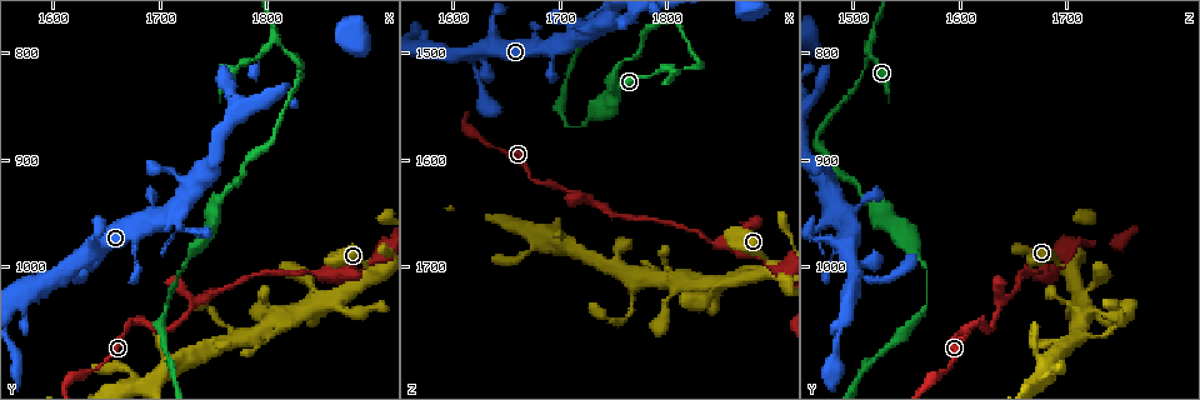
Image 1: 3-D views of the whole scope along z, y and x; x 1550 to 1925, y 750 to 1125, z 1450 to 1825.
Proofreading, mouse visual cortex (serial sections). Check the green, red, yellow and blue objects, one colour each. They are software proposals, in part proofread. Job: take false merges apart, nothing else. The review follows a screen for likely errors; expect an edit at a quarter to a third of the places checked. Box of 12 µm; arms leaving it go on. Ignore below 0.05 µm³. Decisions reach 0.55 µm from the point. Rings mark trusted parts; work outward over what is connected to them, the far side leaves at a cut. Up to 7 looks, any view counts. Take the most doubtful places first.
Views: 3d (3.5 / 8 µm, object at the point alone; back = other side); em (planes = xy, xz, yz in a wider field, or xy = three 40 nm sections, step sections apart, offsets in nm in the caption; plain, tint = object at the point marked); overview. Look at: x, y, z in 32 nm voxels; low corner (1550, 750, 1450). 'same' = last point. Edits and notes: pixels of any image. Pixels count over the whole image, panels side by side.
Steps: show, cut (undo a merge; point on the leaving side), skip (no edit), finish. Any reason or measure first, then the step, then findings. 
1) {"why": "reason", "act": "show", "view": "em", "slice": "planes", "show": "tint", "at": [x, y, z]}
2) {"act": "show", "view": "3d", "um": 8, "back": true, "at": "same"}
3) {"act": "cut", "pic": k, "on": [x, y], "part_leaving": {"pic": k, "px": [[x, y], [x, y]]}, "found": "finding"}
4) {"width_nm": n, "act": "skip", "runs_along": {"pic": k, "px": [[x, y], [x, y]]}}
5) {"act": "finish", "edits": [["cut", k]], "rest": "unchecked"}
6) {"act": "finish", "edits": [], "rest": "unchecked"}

{"why": "branch point", "act": "show", "view": "3d", "um": 8, "at": [1728, 1042, 1634]}

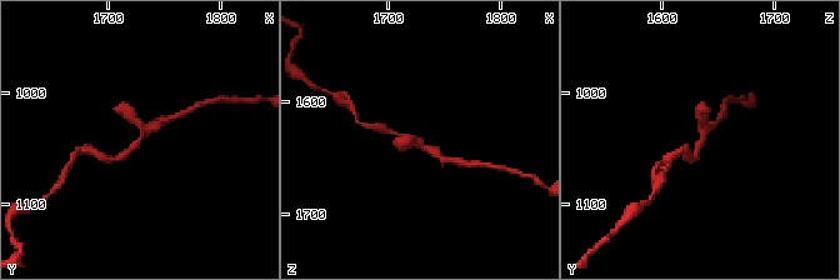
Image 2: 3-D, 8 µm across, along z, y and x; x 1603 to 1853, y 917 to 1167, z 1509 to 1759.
{"why": "zoom in", "act": "show", "view": "3d", "um": 3.5, "at": [1730, 1038, 1638]}

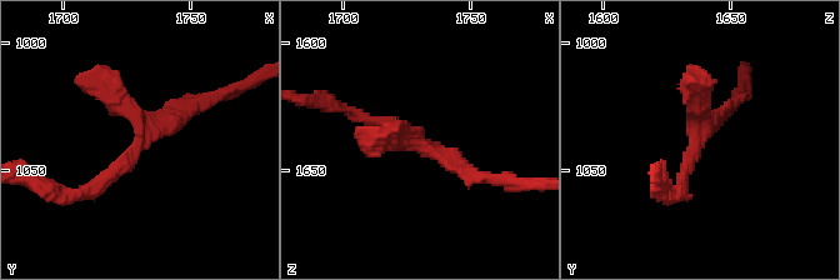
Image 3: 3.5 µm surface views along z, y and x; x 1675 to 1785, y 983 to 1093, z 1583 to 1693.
{"act": "skip", "runs_along": {"pic": 3, "px": [[76, 195], [199, 103]]}, "found": "continuous, no second cell"}

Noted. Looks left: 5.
{"why": "a fork", "act": "show", "view": "3d", "um": 8, "at": [1808, 788, 1516]}

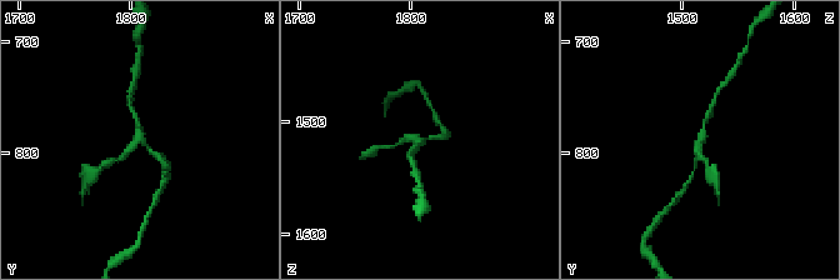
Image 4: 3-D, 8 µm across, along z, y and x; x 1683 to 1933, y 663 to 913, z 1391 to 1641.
{"arms": 3, "arm_widths_nm": [150, 150, 150], "act": "show", "view": "em", "slice": "xy", "step": 1, "show": "tint", "at": [1806, 786, 1518]}

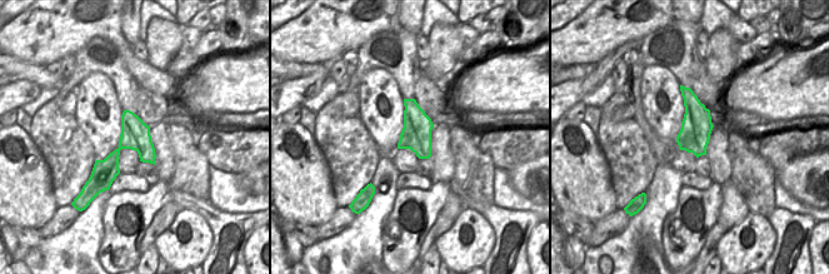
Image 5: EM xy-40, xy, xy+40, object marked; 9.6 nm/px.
{"act": "skip", "found": "one cell here"}

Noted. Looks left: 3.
{"why": "thin neck", "act": "show", "view": "3d", "um": 3.5, "at": [1900, 992, 1700]}

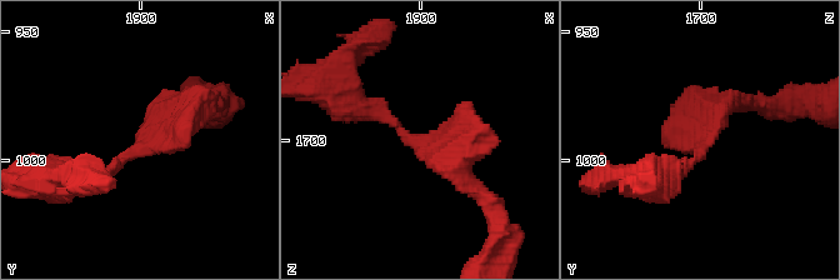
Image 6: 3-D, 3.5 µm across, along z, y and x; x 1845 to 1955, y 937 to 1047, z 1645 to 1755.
{"why": "now the EM", "act": "show", "view": "em", "slice": "xy", "step": 3, "show": "tint", "at": [1903, 994, 1701]}

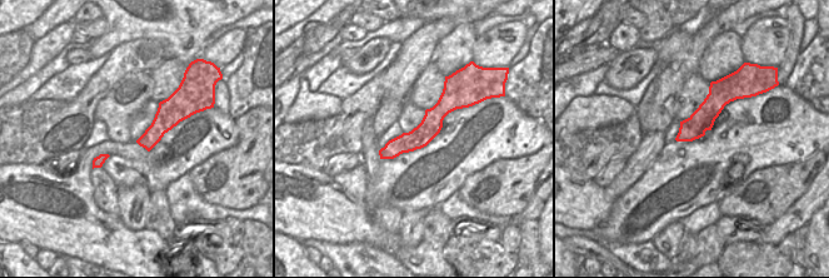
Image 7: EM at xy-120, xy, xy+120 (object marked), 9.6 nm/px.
{"arm_widths_nm": [200, 250, 300], "act": "skip", "runs_along": {"pic": 6, "px": [[83, 179], [198, 101]]}, "found": "continuous, no second cell"}

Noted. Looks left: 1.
{"act": "finish", "edits": [], "rest": "unchecked"}

